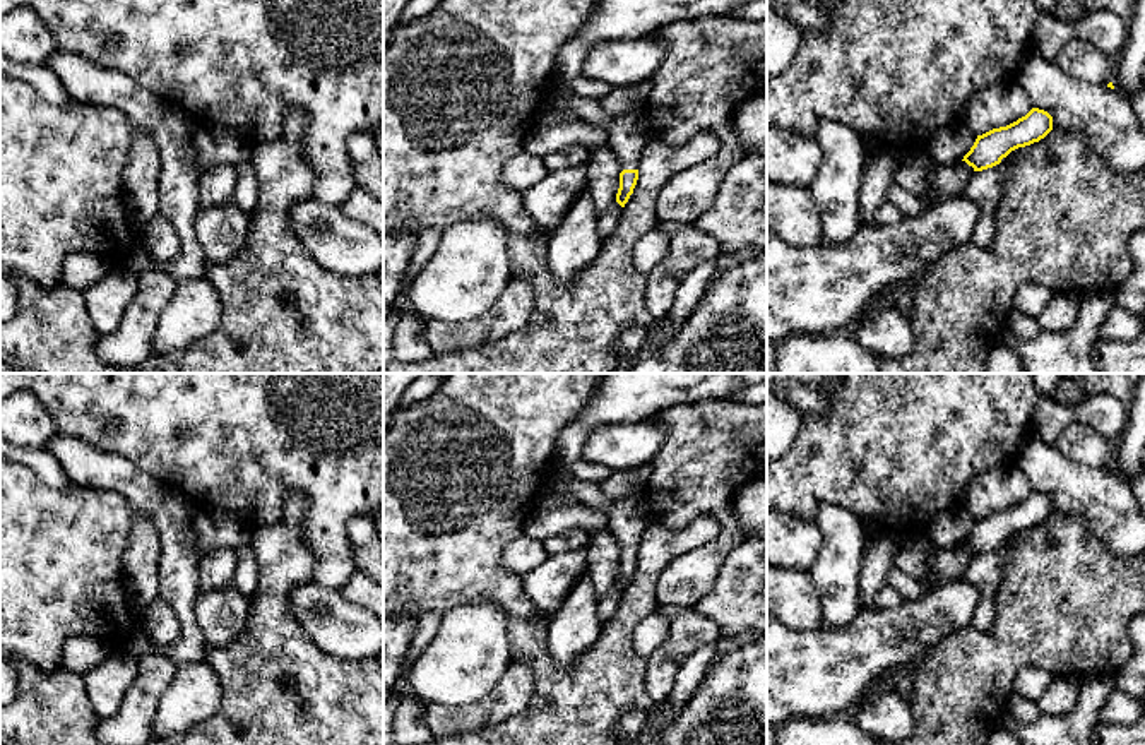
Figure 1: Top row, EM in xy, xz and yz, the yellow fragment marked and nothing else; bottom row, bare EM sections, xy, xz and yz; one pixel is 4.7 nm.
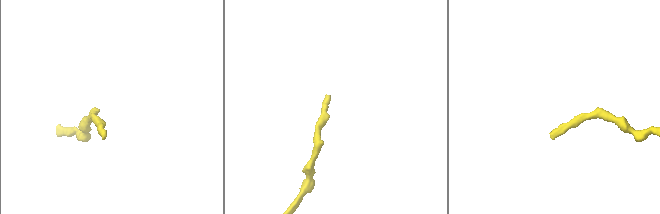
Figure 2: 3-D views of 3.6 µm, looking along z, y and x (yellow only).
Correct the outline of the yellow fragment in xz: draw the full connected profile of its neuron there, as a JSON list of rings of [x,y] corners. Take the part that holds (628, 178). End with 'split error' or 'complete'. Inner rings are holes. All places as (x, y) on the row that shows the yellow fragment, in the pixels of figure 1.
[[[599,0],[584,27],[567,41],[551,72],[553,94],[563,96],[573,113],[587,122],[602,125],[608,146],[620,163],[620,188],[616,202],[625,207],[638,180],[638,161],[652,140],[647,111],[638,110],[611,118],[601,101],[572,92],[572,82],[582,75],[587,55],[604,41],[621,38],[647,38],[652,31],[683,19],[703,15],[733,15],[753,0]]]; split error

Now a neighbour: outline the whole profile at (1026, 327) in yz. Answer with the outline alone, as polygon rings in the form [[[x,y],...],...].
[[[1015,308],[1008,313],[1008,327],[1018,339],[1023,341],[1034,339],[1041,332],[1034,317],[1029,317]]]

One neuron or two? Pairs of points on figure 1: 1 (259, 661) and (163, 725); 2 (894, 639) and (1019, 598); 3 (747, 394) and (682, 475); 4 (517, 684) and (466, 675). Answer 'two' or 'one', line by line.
1: two
2: two
3: two
4: two

